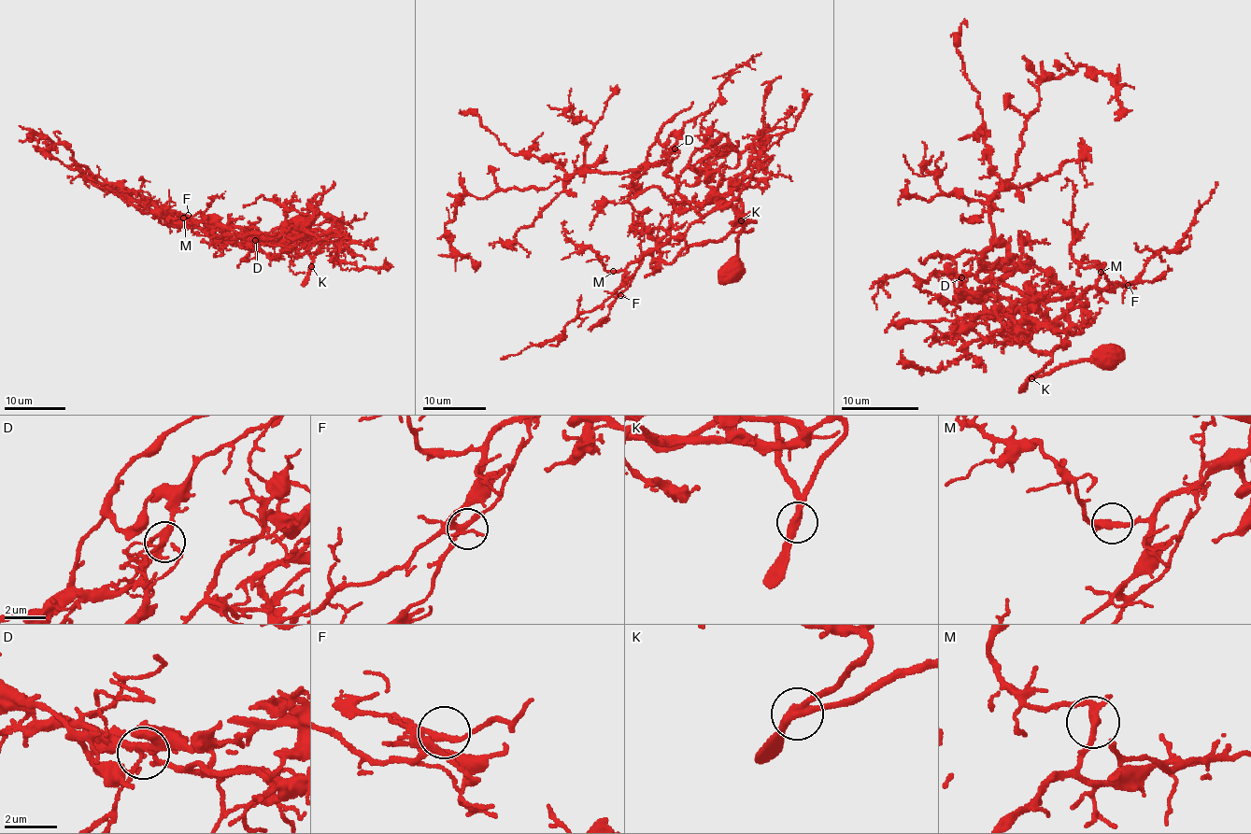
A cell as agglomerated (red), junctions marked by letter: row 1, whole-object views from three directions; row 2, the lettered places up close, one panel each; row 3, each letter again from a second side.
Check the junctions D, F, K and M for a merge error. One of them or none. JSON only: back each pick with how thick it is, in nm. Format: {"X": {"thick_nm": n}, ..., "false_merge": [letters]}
{"false_merge": []}

